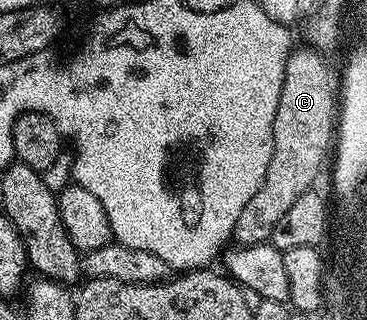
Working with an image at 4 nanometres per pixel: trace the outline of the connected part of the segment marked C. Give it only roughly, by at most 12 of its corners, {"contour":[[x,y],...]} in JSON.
{"contour":[[295,46],[272,161],[232,236],[264,243],[315,186],[336,139],[336,79]]}

